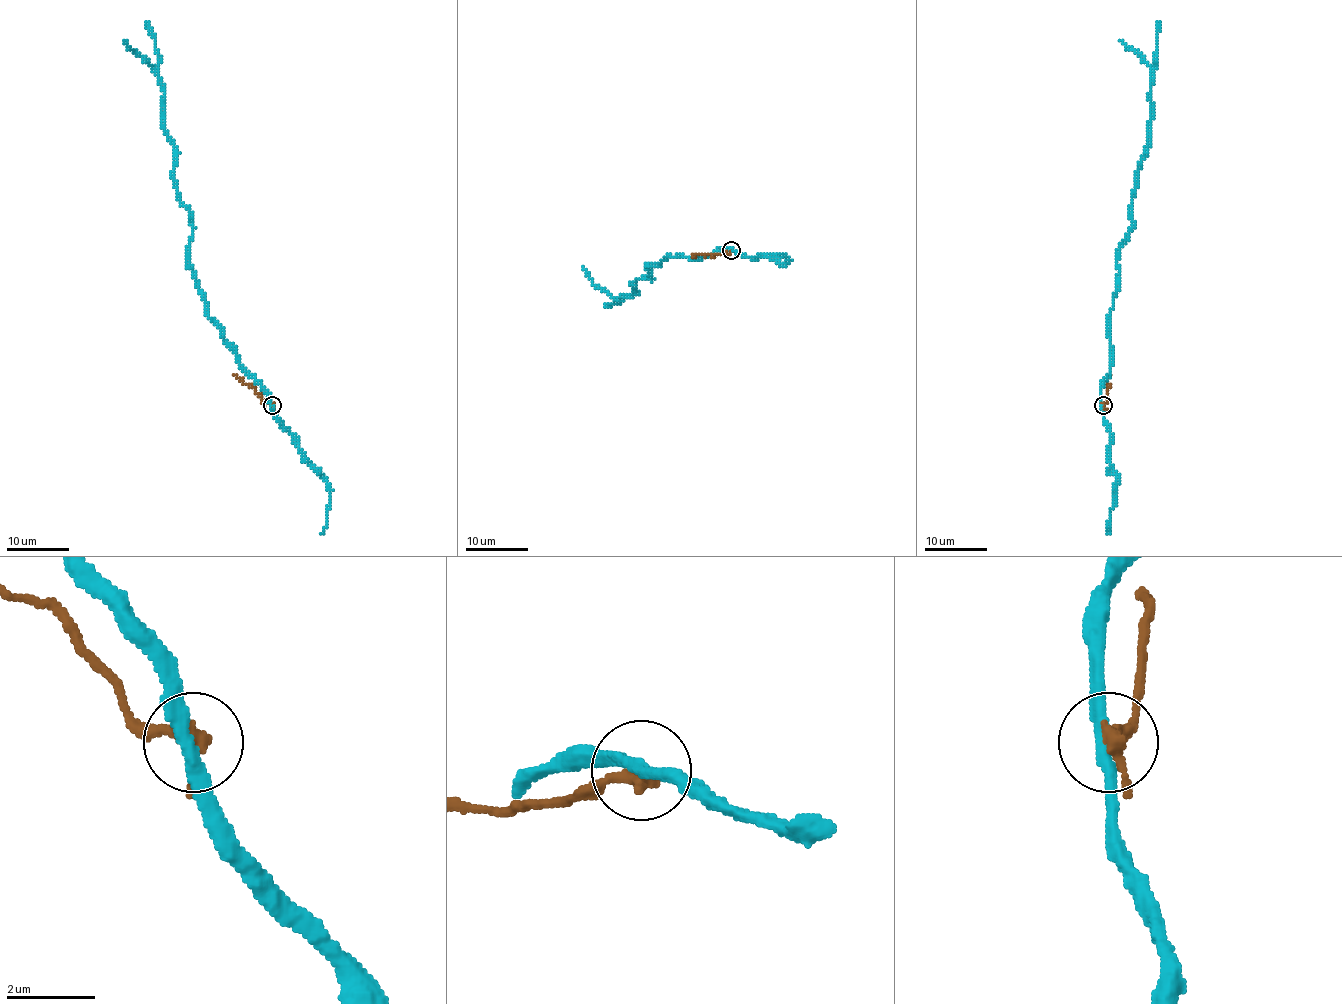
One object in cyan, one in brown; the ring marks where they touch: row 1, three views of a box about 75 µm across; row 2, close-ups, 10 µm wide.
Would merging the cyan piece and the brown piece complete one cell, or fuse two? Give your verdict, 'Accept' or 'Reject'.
Reject

